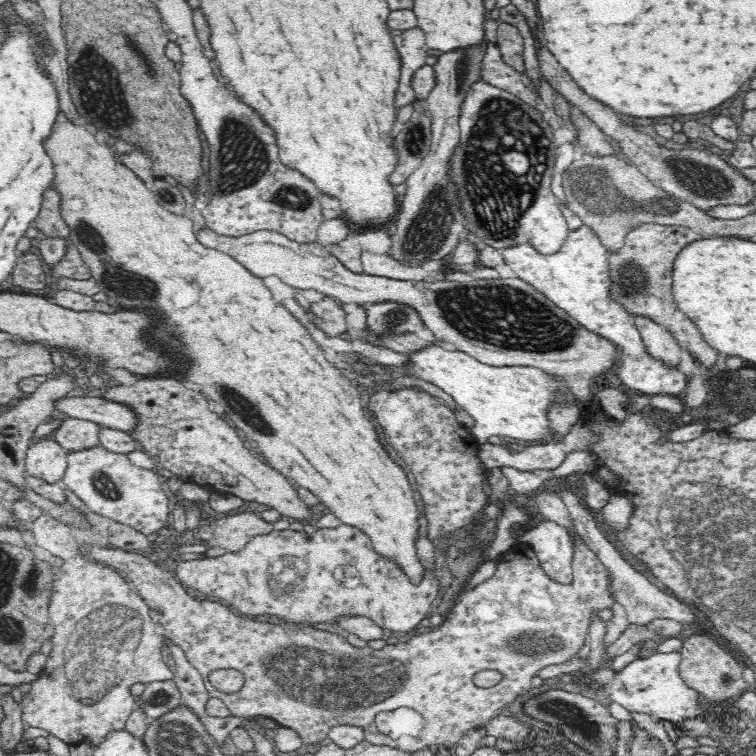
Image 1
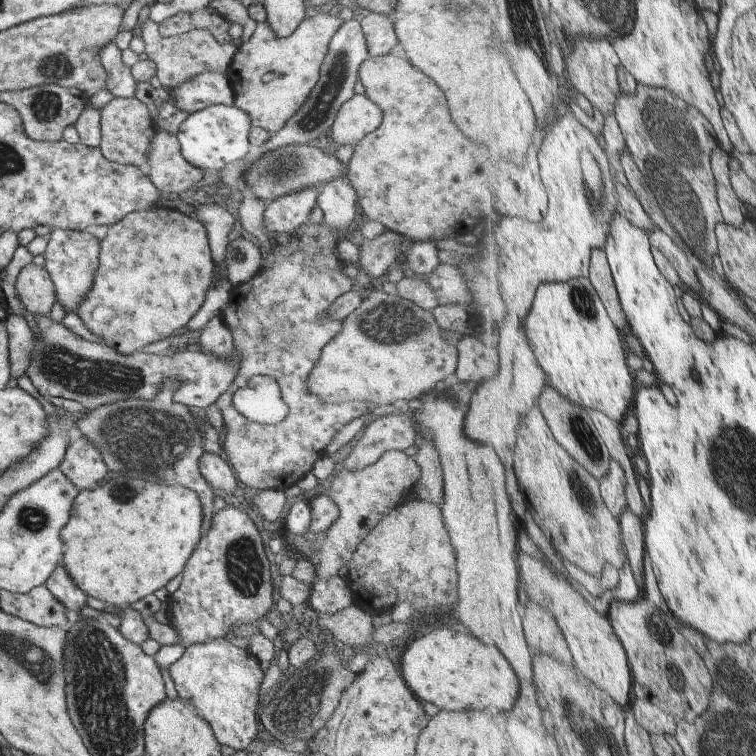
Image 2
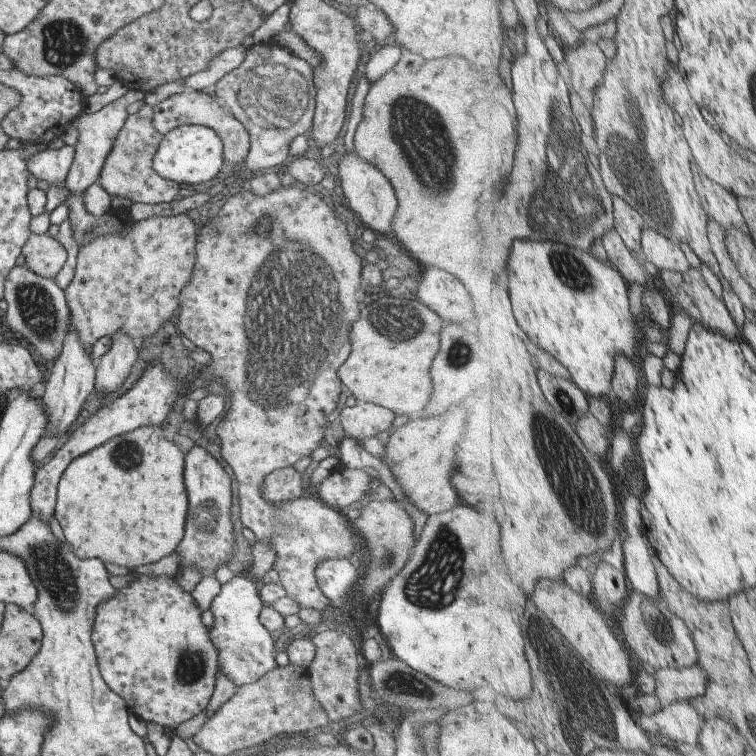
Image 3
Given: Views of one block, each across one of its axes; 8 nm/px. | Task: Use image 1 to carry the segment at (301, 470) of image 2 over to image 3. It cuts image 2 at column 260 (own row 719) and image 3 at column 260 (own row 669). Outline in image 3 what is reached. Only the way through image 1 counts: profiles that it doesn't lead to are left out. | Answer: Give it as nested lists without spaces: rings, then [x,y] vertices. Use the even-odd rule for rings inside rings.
[[[285,180],[280,185],[266,194],[266,196],[258,196],[249,188],[245,188],[246,192],[238,192],[234,196],[229,196],[220,203],[220,211],[214,218],[209,219],[202,227],[200,236],[196,243],[197,261],[192,271],[190,282],[186,283],[184,290],[180,295],[180,319],[178,328],[181,334],[185,335],[198,348],[206,350],[211,356],[211,362],[198,372],[196,380],[202,380],[208,384],[218,385],[222,390],[226,390],[226,398],[230,402],[230,408],[226,408],[226,413],[221,416],[215,424],[216,436],[215,440],[221,448],[221,457],[232,468],[236,480],[238,480],[238,506],[240,506],[240,518],[243,526],[250,528],[256,536],[256,540],[268,540],[272,544],[272,548],[276,550],[276,558],[274,558],[274,572],[280,576],[282,587],[286,590],[288,598],[292,598],[294,602],[300,604],[301,608],[315,608],[318,611],[326,610],[329,600],[322,594],[316,582],[316,564],[320,564],[326,558],[348,558],[353,564],[359,567],[356,560],[358,550],[362,548],[362,542],[358,540],[356,528],[353,523],[345,516],[345,513],[329,507],[323,500],[317,498],[315,493],[308,493],[308,489],[303,492],[302,496],[288,500],[288,502],[268,502],[266,498],[262,498],[262,488],[260,484],[264,482],[264,478],[268,474],[278,469],[293,467],[298,460],[302,460],[306,456],[314,452],[319,447],[321,441],[324,440],[324,434],[329,425],[328,416],[338,408],[340,403],[340,395],[342,394],[343,382],[338,378],[339,366],[348,358],[351,351],[350,346],[350,330],[355,322],[358,322],[359,311],[362,310],[363,300],[366,298],[364,292],[364,282],[361,280],[362,260],[358,254],[354,252],[352,247],[353,240],[348,232],[346,218],[339,218],[330,210],[328,204],[322,199],[322,195],[318,196],[312,191],[302,190],[291,186]],[[262,218],[272,218],[270,226],[272,230],[268,234],[256,234],[254,228]]]

